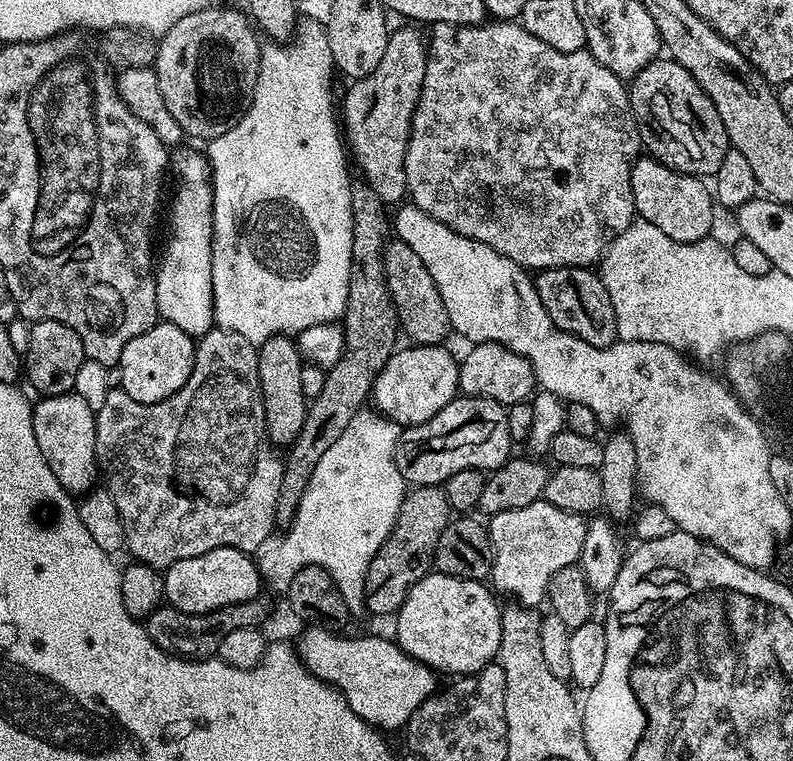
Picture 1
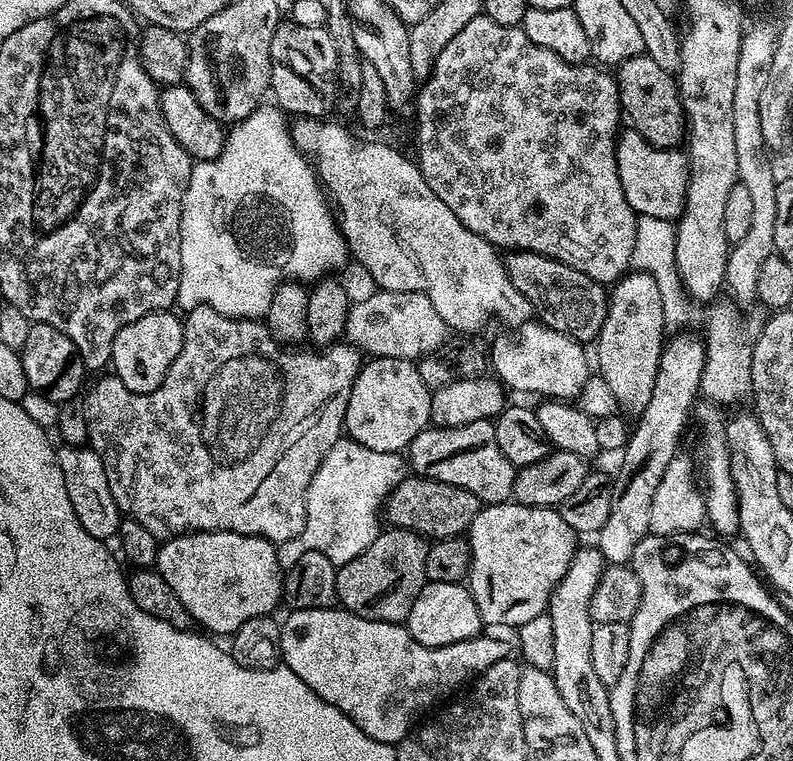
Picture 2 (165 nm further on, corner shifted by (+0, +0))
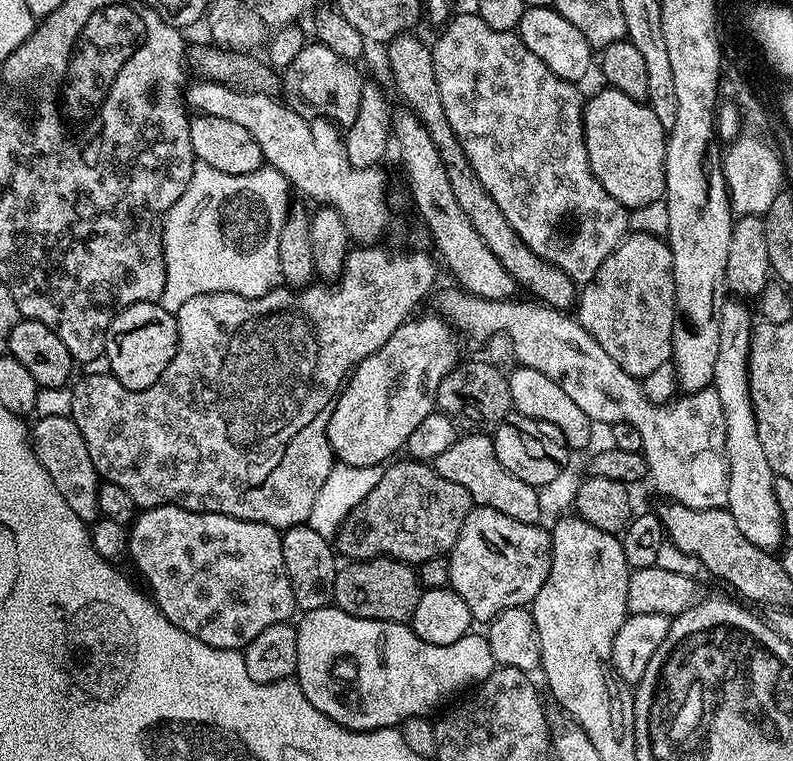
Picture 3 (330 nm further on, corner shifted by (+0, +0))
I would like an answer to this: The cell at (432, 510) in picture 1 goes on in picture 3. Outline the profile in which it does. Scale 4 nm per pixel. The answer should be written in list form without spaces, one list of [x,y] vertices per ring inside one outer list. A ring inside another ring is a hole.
[[[387,558],[358,560],[345,565],[337,571],[334,582],[335,607],[358,618],[411,621],[412,611],[416,609],[422,591],[417,569],[413,565]]]

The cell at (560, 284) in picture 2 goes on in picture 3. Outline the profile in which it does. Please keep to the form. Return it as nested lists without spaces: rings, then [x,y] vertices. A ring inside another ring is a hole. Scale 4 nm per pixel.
[[[416,34],[395,36],[386,44],[388,50],[388,68],[392,71],[392,80],[396,83],[396,92],[401,96],[403,105],[409,108],[420,120],[422,126],[434,140],[438,154],[442,158],[442,166],[446,166],[446,178],[450,178],[450,190],[454,190],[454,198],[458,198],[458,206],[462,206],[462,214],[470,220],[470,226],[478,232],[478,238],[490,246],[490,254],[502,262],[506,274],[516,280],[521,289],[529,292],[529,297],[535,298],[539,303],[550,307],[568,310],[577,303],[578,285],[560,268],[554,267],[543,260],[524,242],[518,238],[514,226],[506,222],[502,210],[490,198],[488,191],[478,182],[474,170],[470,166],[456,135],[450,130],[450,122],[446,122],[446,112],[442,110],[442,98],[438,95],[438,84],[434,78],[432,62],[432,49],[416,37]]]

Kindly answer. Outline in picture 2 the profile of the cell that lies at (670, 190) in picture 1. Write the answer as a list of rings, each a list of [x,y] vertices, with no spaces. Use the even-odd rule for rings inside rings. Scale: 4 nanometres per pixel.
[[[624,130],[616,137],[616,161],[622,194],[626,194],[626,202],[637,216],[679,220],[688,185],[688,157],[680,148],[659,148],[646,142],[642,134]]]

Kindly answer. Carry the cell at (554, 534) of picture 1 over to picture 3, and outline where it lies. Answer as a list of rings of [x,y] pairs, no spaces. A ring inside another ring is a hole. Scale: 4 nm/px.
[[[473,507],[448,561],[448,582],[466,602],[473,621],[487,622],[502,610],[531,605],[550,574],[552,537],[539,523],[518,522],[493,508]]]

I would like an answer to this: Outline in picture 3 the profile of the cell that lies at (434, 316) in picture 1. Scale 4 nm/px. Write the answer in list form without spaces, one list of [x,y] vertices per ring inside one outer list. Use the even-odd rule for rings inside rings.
[[[484,360],[464,363],[457,363],[454,371],[442,378],[436,391],[436,408],[465,433],[491,433],[510,415],[512,408],[507,375]]]

